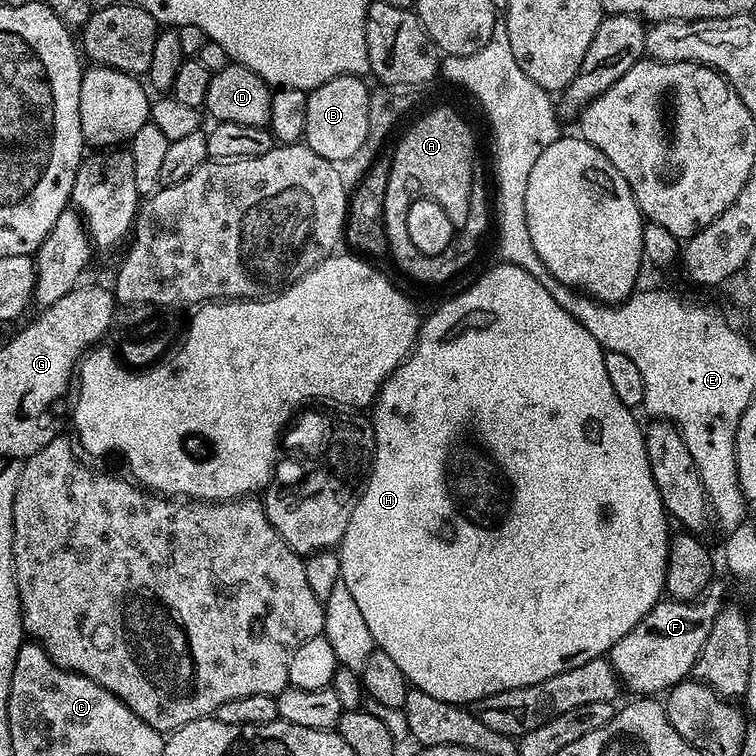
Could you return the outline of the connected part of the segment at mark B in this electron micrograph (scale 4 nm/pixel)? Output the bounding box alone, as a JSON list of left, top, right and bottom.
[303,76,370,162]

